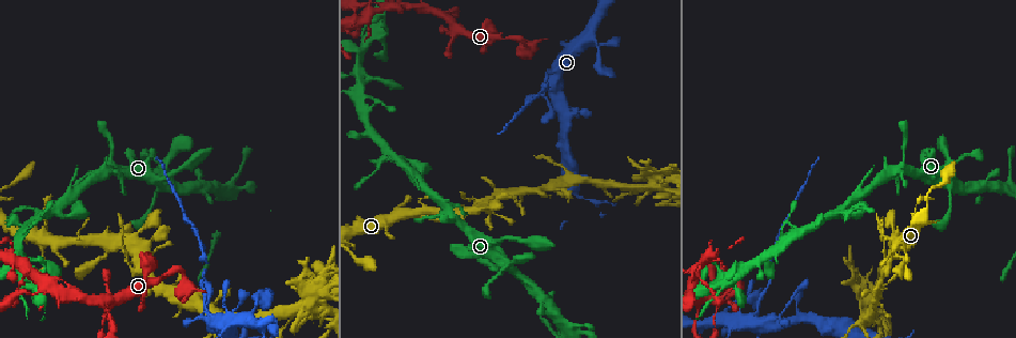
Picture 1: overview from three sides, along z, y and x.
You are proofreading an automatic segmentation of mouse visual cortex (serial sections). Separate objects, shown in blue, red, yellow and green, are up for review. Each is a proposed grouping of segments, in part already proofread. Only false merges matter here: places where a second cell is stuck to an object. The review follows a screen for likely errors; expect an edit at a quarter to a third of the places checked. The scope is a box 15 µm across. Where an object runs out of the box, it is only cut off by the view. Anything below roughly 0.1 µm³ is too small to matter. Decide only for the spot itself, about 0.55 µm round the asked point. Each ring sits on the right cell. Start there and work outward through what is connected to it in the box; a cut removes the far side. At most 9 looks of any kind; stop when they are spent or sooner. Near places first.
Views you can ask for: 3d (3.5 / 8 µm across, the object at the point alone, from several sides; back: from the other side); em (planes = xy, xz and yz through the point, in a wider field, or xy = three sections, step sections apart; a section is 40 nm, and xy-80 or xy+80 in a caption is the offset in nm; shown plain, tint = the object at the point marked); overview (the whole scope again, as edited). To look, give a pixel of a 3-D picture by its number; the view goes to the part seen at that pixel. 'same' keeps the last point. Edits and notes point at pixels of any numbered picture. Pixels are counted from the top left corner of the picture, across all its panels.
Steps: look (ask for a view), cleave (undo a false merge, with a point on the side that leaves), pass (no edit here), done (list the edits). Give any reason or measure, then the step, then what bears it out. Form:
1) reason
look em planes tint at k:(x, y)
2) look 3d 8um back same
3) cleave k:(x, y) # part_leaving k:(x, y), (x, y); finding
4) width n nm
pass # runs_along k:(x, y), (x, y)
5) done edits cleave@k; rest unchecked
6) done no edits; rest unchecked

narrows sharply
look 3d 3.5um at 1:(715, 321)

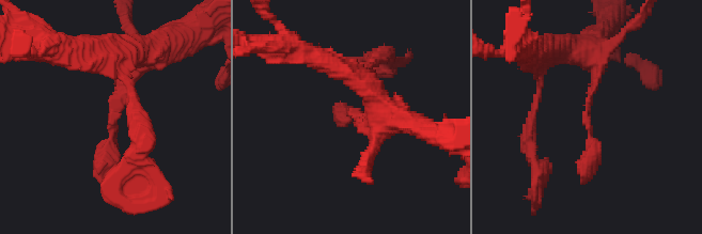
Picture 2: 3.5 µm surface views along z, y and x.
arm_widths 250, 250 nm
look em xy step 3 tint at 2:(350, 111)

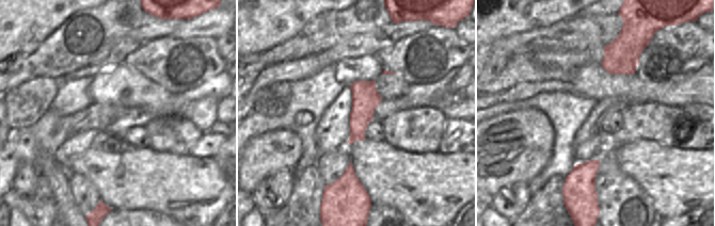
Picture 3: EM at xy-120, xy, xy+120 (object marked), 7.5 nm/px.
look em xy step 1 tint same

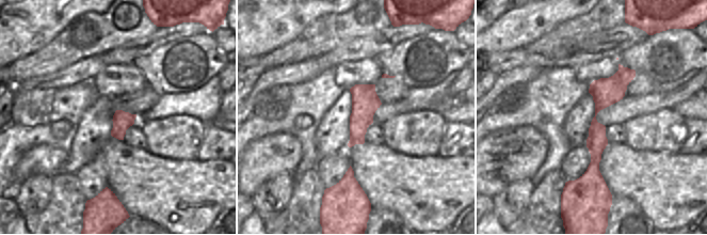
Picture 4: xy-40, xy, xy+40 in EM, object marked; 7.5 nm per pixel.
pass # runs_along 2:(149, 50), (112, 110), (112, 166); one cell here

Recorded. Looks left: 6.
small branch off a trunk
look 3d 3.5um at 1:(215, 322)

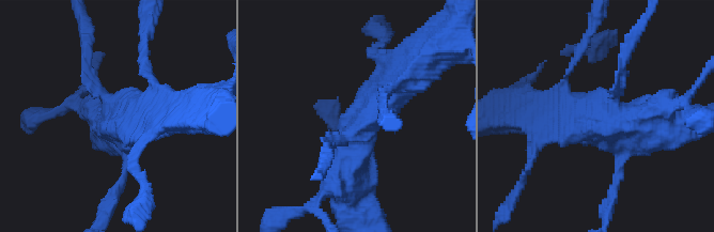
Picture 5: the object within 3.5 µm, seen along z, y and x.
look em xy step 3 tint at 5:(606, 112)

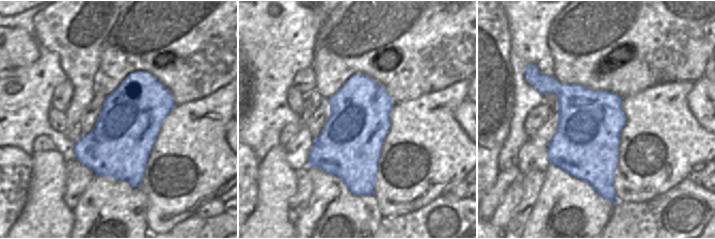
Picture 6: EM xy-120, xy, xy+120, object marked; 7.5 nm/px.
cleave 5:(621, 65) # part_leaving 5:(617, 95), (624, 52), (638, 27); two cells meet here

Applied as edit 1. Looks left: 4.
look 3d 3.5um at 1:(258, 321)

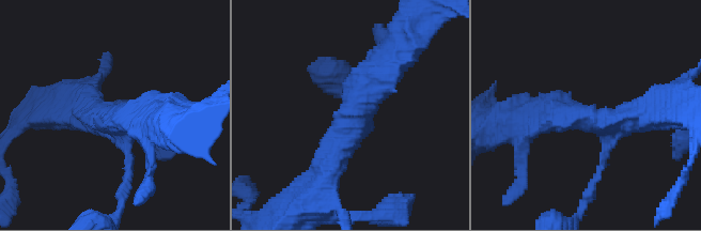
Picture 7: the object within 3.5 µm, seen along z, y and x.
look em xy step 5 tint at 7:(605, 120)

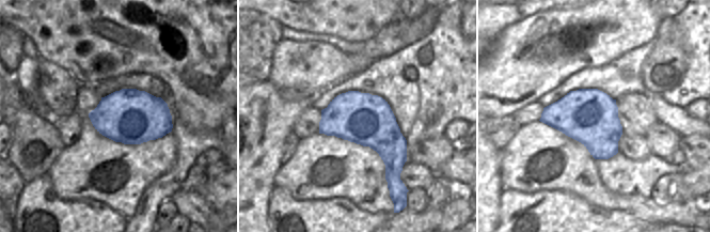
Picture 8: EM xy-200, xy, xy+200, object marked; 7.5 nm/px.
pass # runs_along 7:(323, 184), (359, 105), (388, 75); all the same cell

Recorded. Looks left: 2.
done edits cleave@5; rest unchecked

